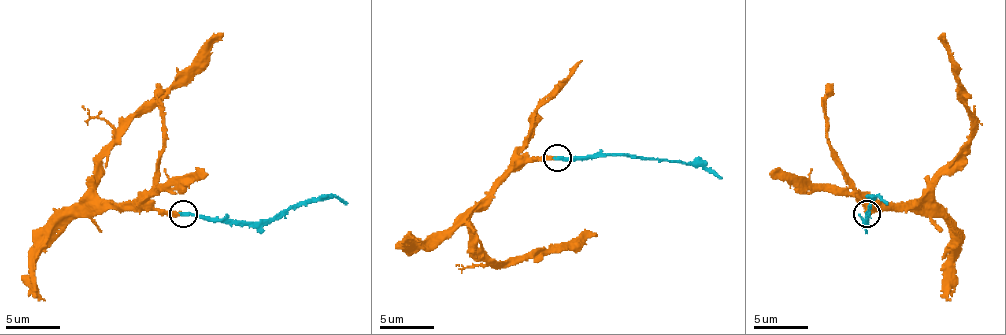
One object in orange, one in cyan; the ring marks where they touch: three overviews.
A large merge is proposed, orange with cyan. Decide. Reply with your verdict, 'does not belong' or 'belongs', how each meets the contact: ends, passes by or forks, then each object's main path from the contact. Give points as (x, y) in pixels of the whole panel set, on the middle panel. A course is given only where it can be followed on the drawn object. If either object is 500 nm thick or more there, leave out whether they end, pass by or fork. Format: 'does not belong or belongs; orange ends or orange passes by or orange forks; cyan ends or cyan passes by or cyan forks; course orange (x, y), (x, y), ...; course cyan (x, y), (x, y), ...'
belongs; orange ends; cyan ends; course orange (556, 157), (521, 162), (469, 214), (469, 225), (480, 239), (480, 247), (493, 261), (518, 261), (598, 234); course cyan (556, 157), (636, 154), (707, 168), (721, 179)

